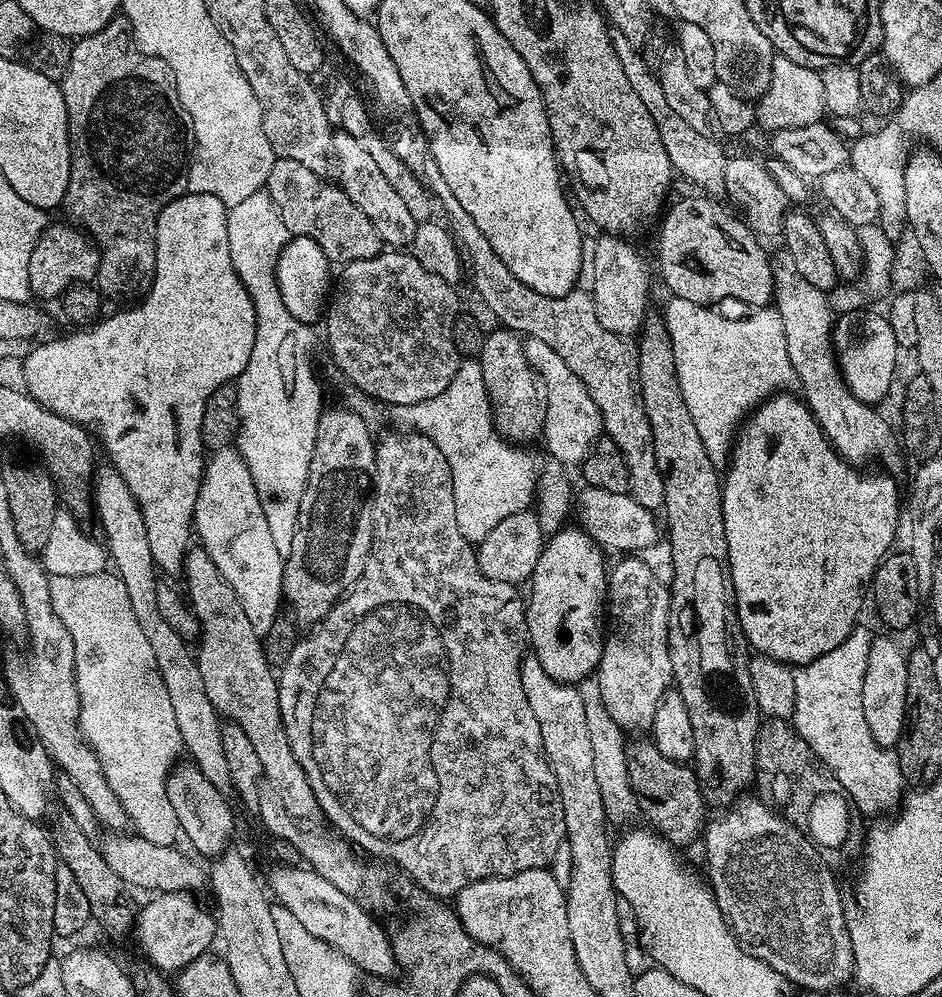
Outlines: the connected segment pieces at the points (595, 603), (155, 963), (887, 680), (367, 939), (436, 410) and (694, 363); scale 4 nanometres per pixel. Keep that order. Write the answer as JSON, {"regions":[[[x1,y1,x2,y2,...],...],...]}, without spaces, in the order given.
{"regions":[[[565,526,547,537,538,566,530,581,532,597,526,600,524,613,528,623,528,643,531,651,542,662,546,674,563,684,579,685,600,667,606,639,606,601,608,599,608,572,600,545,579,526]],[[161,892,136,913,134,937,145,961,165,974,179,973,190,962,205,955,218,936,216,917,208,912,190,892]],[[876,636,870,640,868,661,866,662,866,678,862,682,862,714,866,714,866,726,870,726,870,734,874,742,885,750,895,749,896,743,904,732,904,715,906,714,906,670,908,657,905,649,900,649,888,636]],[[283,866,274,868,273,872,269,874,268,880,266,876,266,884,275,903,281,908,290,910,290,914,294,914,294,918,298,918,298,922,302,922,302,926,306,926,306,930,310,930,310,934,314,934,314,938,326,942,331,948,341,952,350,963,356,965,361,973,369,972,372,976,388,978,391,977,388,976,391,972,397,971,396,955,392,953,392,941,389,935,386,932,384,934,375,918,367,912,369,909,361,901,357,900,355,896,342,894,342,890,338,890,338,886,334,886,334,882,326,882,326,878,322,878,322,874,317,872]],[[465,359,458,374,454,374,454,382,450,382,442,394,416,405,393,407,390,413,393,422,400,424,396,426,429,436,442,454,452,456,452,452,456,452,456,456,464,456,464,452,456,448,456,440,484,440,484,416,492,416,492,404,488,400,488,387,479,359]],[[686,298,669,300,668,309,662,312,662,316,672,339,682,398,690,410,690,418,694,418,694,426,702,438,702,446,706,446,706,454,710,454,717,466,727,465,738,429,745,417,769,396,783,393,791,389,788,388,791,384,793,387,797,383,794,366,790,366,790,354,786,354,786,334,782,330,780,315,775,307,765,306,749,311,749,316,744,316,741,320,735,320,732,316,711,312,713,309,703,304,686,302]]]}

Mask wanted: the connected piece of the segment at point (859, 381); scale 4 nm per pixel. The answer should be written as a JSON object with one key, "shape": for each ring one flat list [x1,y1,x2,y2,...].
{"shape":[[865,310,841,315,835,321,832,329,832,342,838,353,840,371,844,374,844,381,848,388,860,400,877,402,892,388,892,379,896,376,896,352,898,345,894,338,894,330,890,330,890,322,883,311]]}

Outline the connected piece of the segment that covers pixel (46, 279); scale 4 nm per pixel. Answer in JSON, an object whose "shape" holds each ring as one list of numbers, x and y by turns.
{"shape":[[49,223,34,246,34,254,30,254,28,290,33,297,41,296,44,300,52,300,56,296,57,299,63,297,64,291,70,285,96,279,96,271,100,265,100,249,92,243,87,232,68,224]]}

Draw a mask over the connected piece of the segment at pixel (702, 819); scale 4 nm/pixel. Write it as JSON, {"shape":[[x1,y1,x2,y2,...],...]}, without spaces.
{"shape":[[651,739,633,740,627,745,629,784,639,804,639,815,645,816,653,824,649,825,677,849,683,850,695,840,697,843,706,823,706,801,704,791,700,788,700,779,687,763,666,758,666,754,662,754,662,750,658,750]]}

